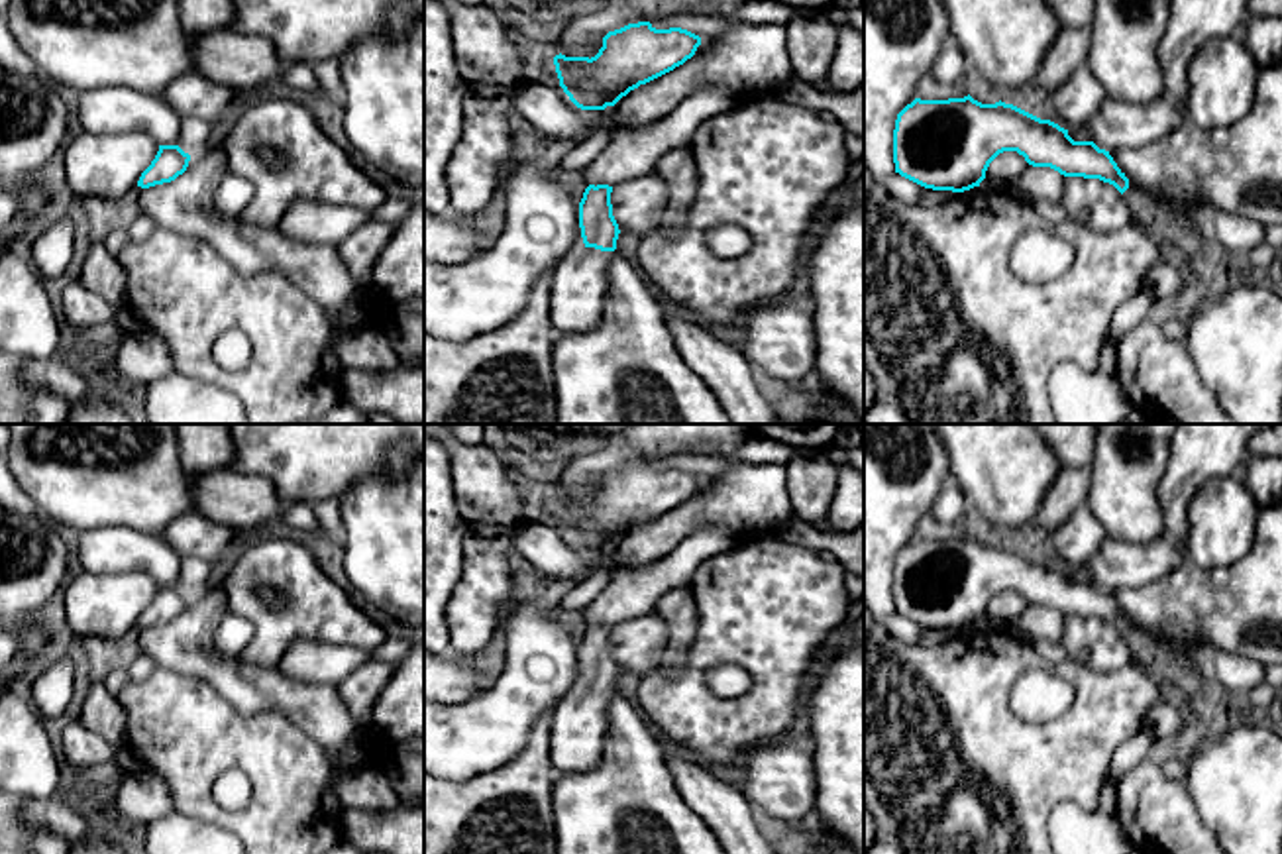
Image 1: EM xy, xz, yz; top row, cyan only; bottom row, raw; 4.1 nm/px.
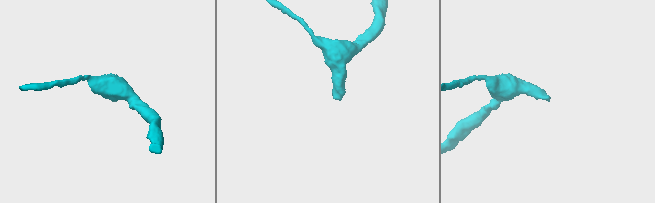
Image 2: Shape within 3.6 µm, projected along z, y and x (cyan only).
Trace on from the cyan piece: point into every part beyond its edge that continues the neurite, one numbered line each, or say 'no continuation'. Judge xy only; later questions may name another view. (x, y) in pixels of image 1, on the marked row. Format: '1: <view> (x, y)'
no continuation

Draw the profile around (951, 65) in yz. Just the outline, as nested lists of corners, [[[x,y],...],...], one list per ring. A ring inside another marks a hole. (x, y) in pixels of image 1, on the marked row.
[[[948,37],[933,63],[929,77],[942,84],[948,84],[964,80],[968,71],[970,69],[964,51],[954,37]]]

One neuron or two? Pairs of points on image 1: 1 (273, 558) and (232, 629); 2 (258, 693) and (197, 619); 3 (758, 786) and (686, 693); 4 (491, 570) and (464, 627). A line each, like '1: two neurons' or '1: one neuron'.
1: two neurons
2: one neuron
3: two neurons
4: one neuron

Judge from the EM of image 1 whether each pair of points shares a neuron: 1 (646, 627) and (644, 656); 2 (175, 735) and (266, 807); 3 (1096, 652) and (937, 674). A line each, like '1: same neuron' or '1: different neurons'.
1: same neuron
2: same neuron
3: different neurons

